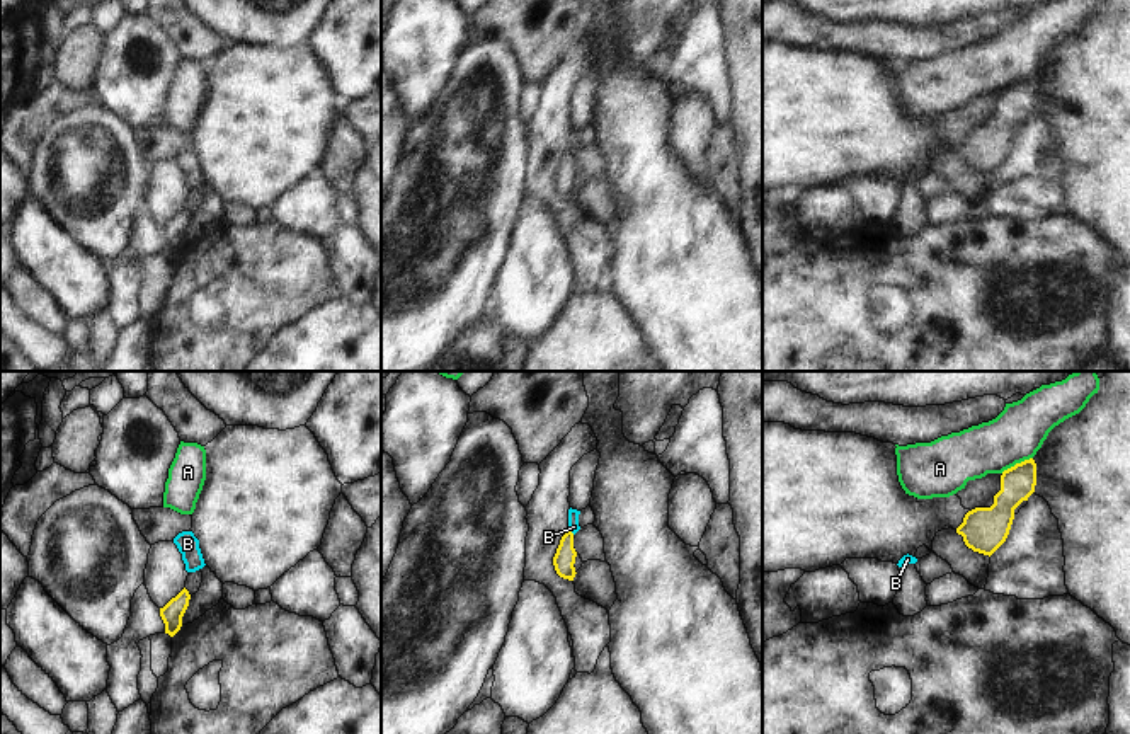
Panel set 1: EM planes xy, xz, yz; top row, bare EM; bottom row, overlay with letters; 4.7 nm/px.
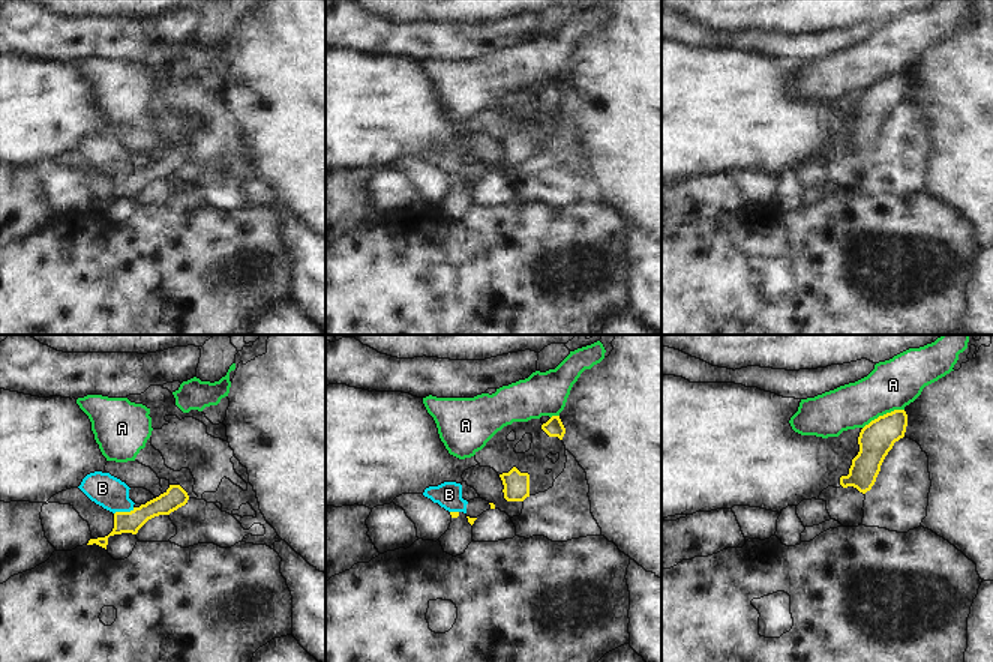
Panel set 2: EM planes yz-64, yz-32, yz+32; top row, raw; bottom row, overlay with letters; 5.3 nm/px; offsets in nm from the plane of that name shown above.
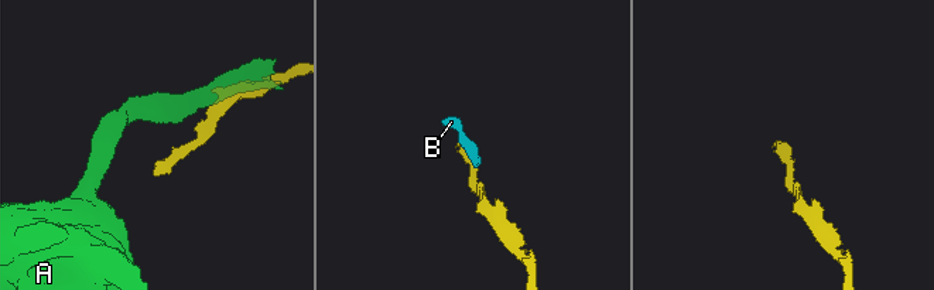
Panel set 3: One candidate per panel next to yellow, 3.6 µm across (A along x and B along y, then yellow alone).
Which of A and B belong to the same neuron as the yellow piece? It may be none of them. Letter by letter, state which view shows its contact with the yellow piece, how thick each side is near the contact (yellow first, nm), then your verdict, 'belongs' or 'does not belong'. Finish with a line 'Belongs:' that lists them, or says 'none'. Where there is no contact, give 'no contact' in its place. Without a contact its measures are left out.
A: yz | 160/240 nm | does not belong
B: xz | 100/50 nm | does not belong
Belongs: none

